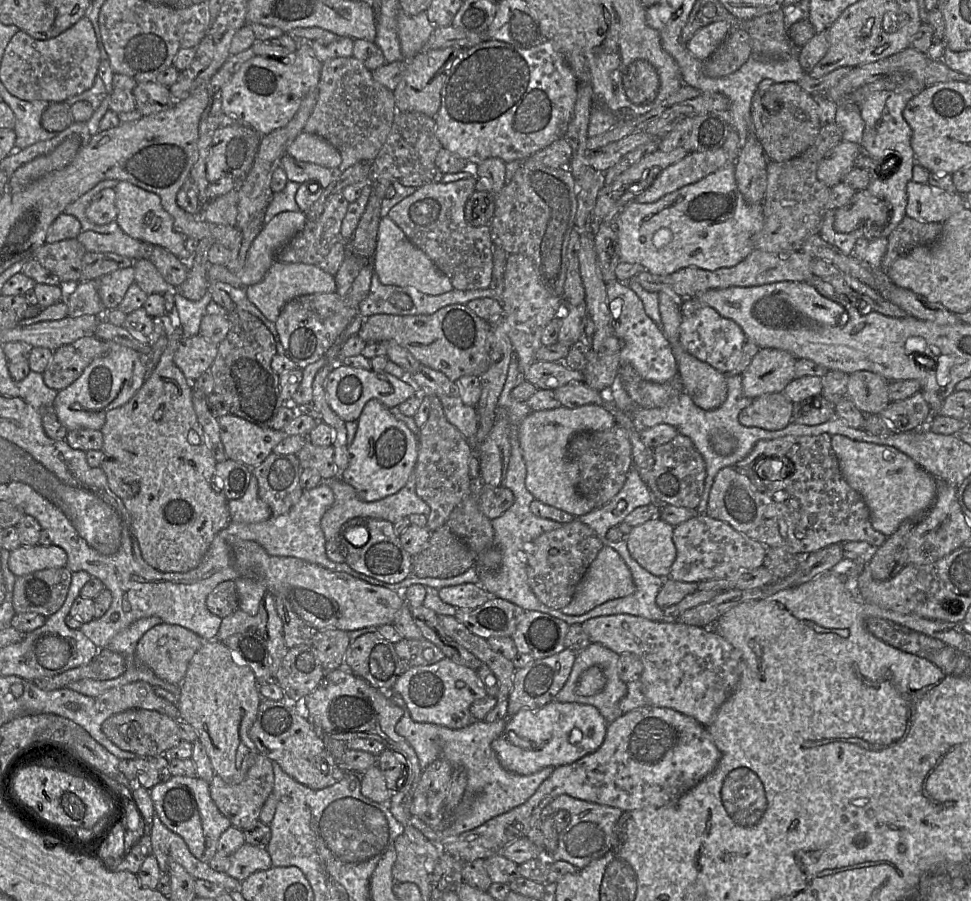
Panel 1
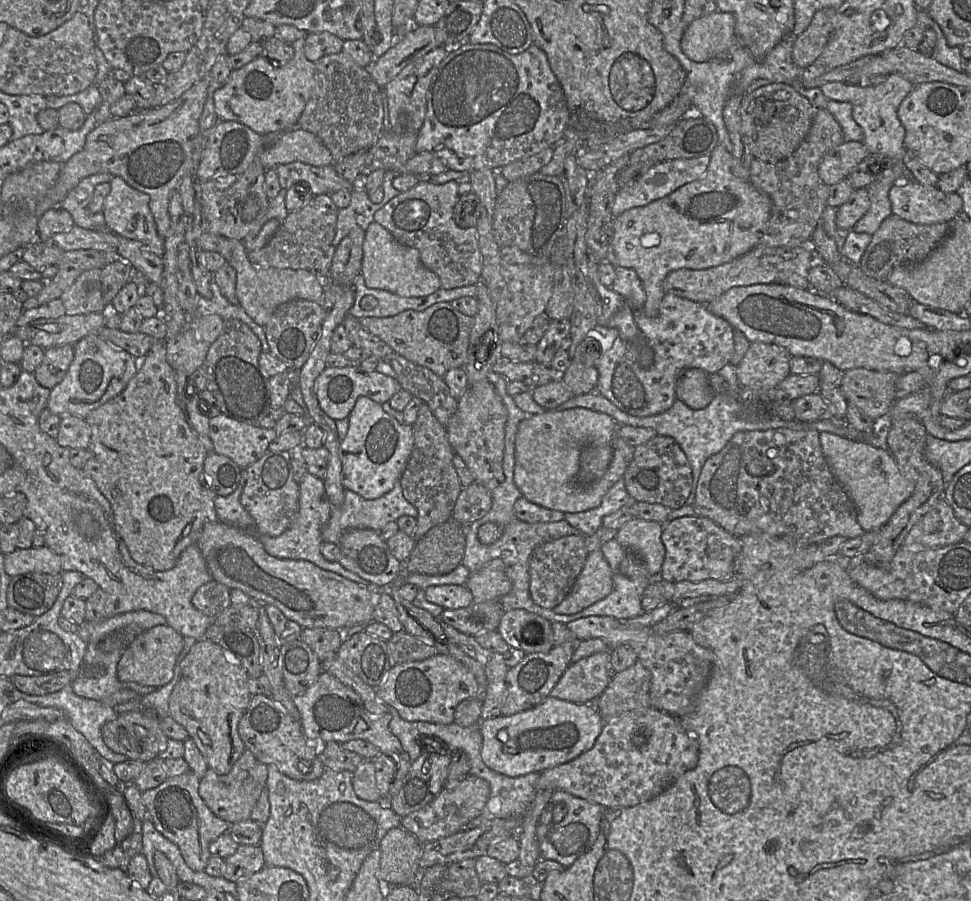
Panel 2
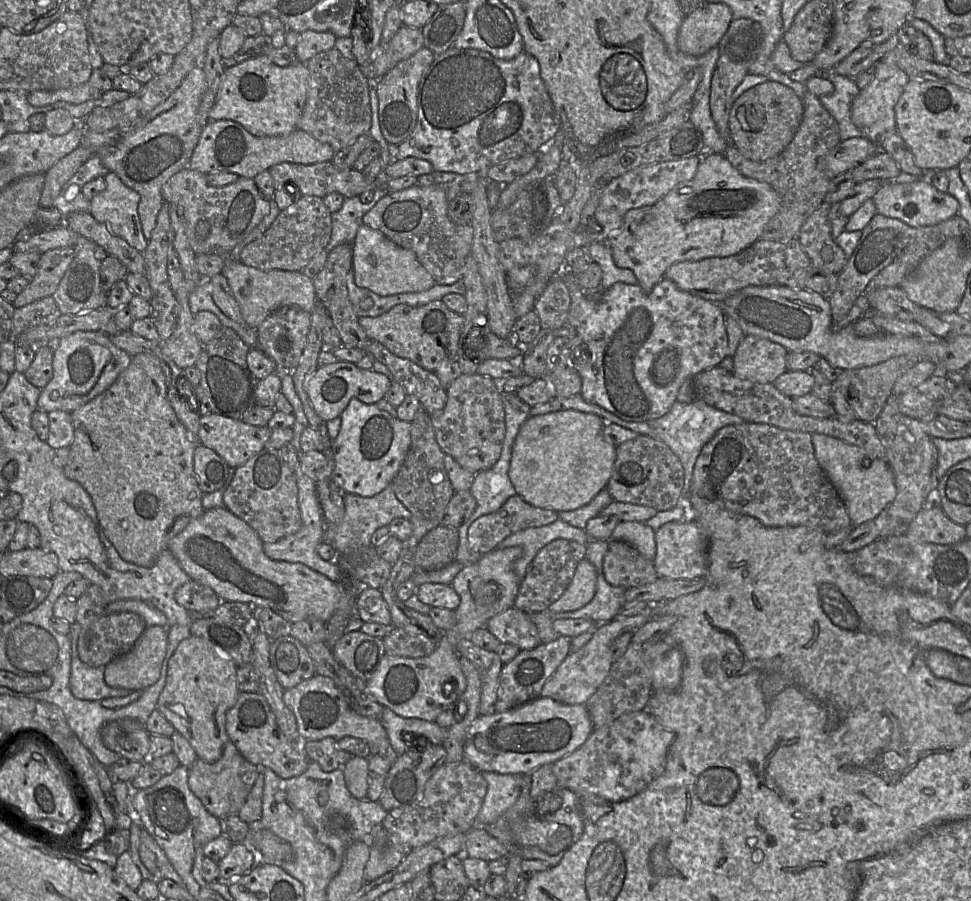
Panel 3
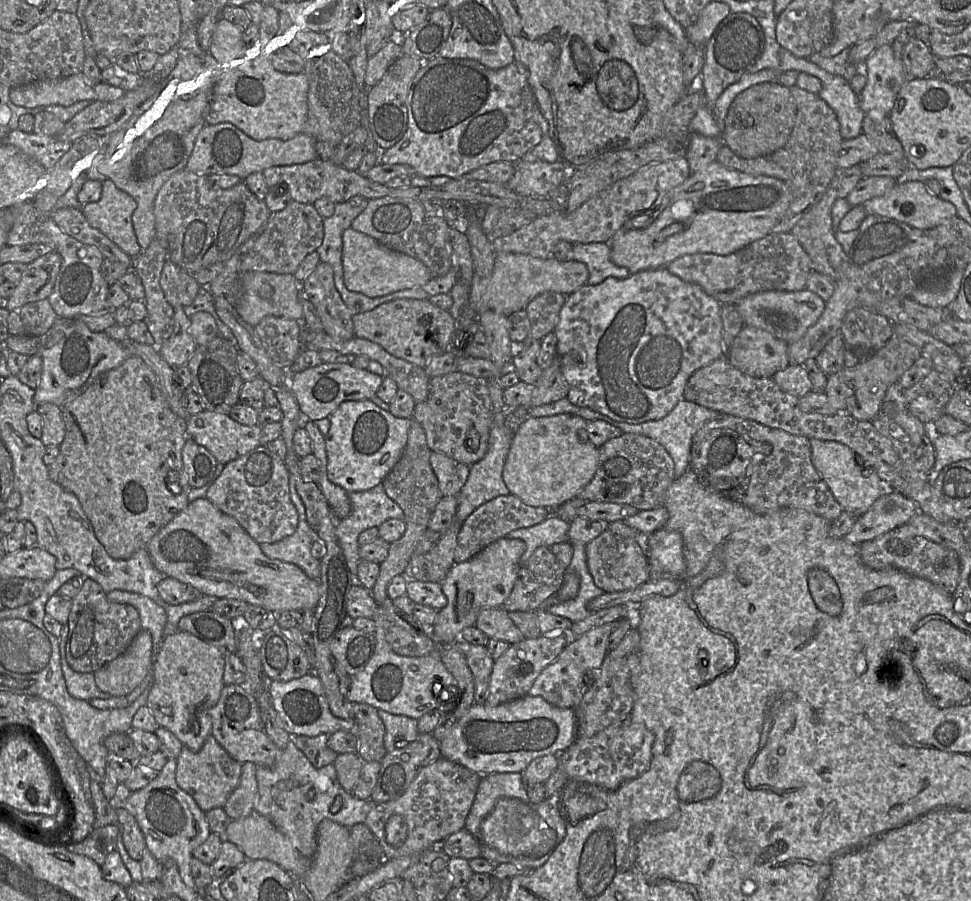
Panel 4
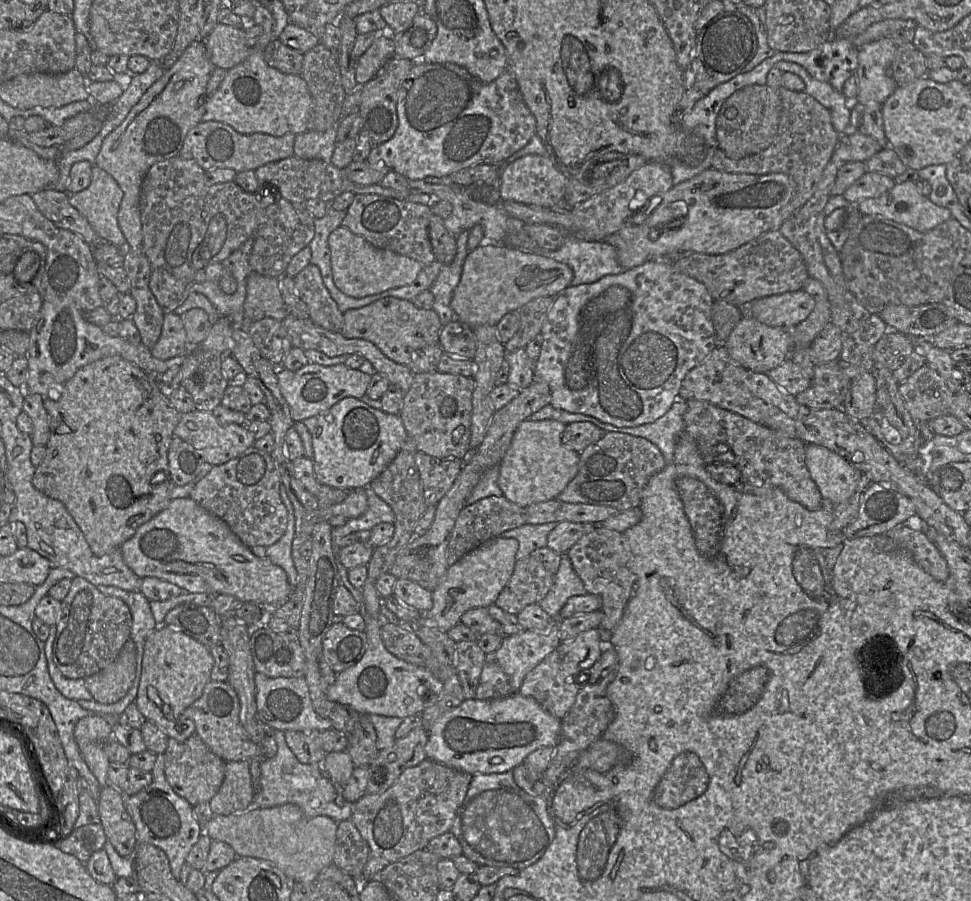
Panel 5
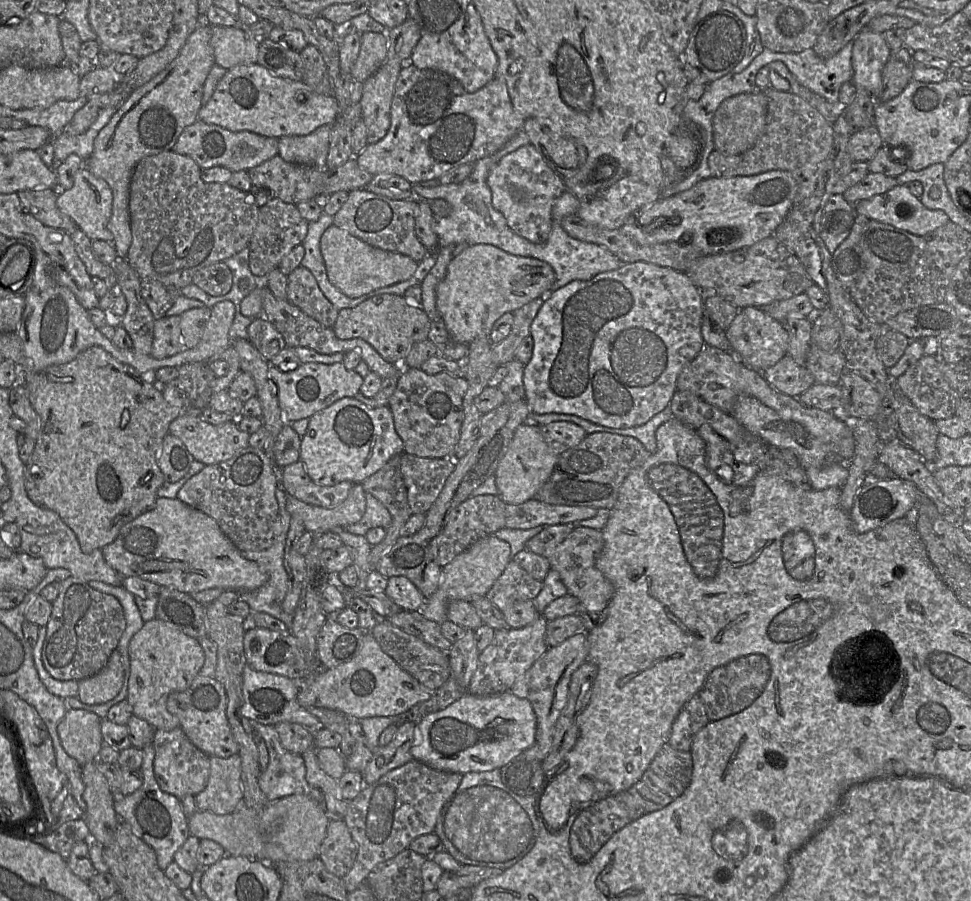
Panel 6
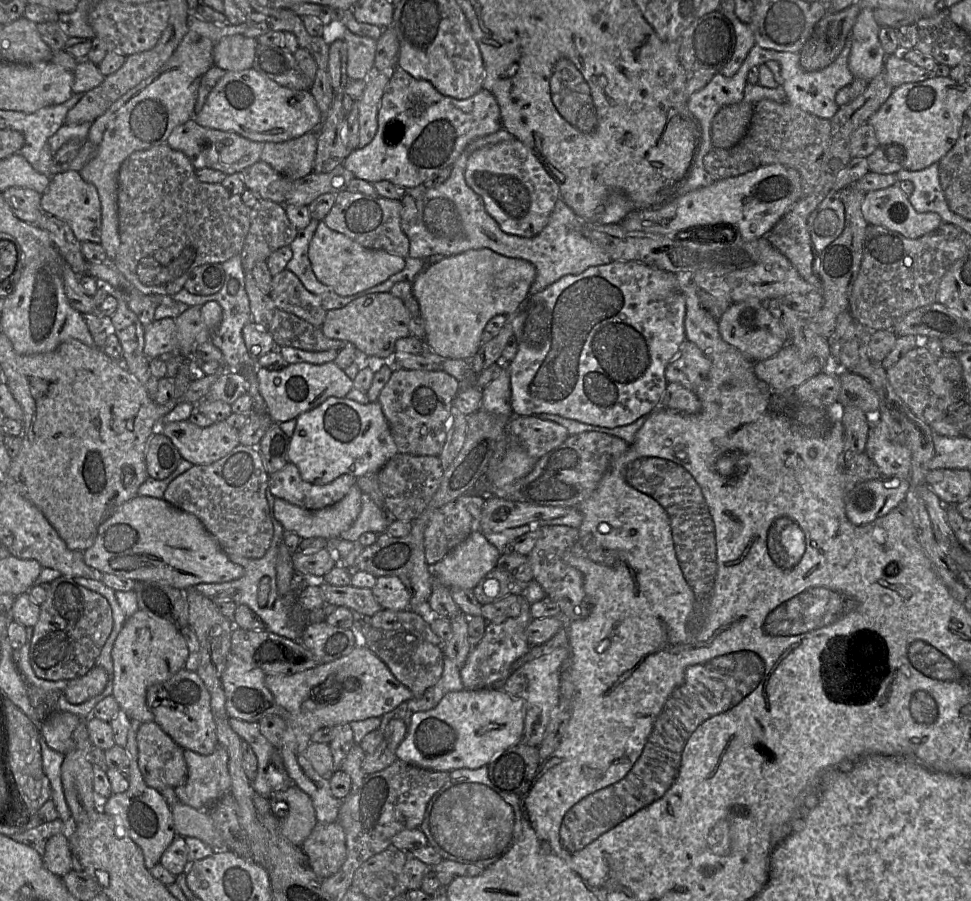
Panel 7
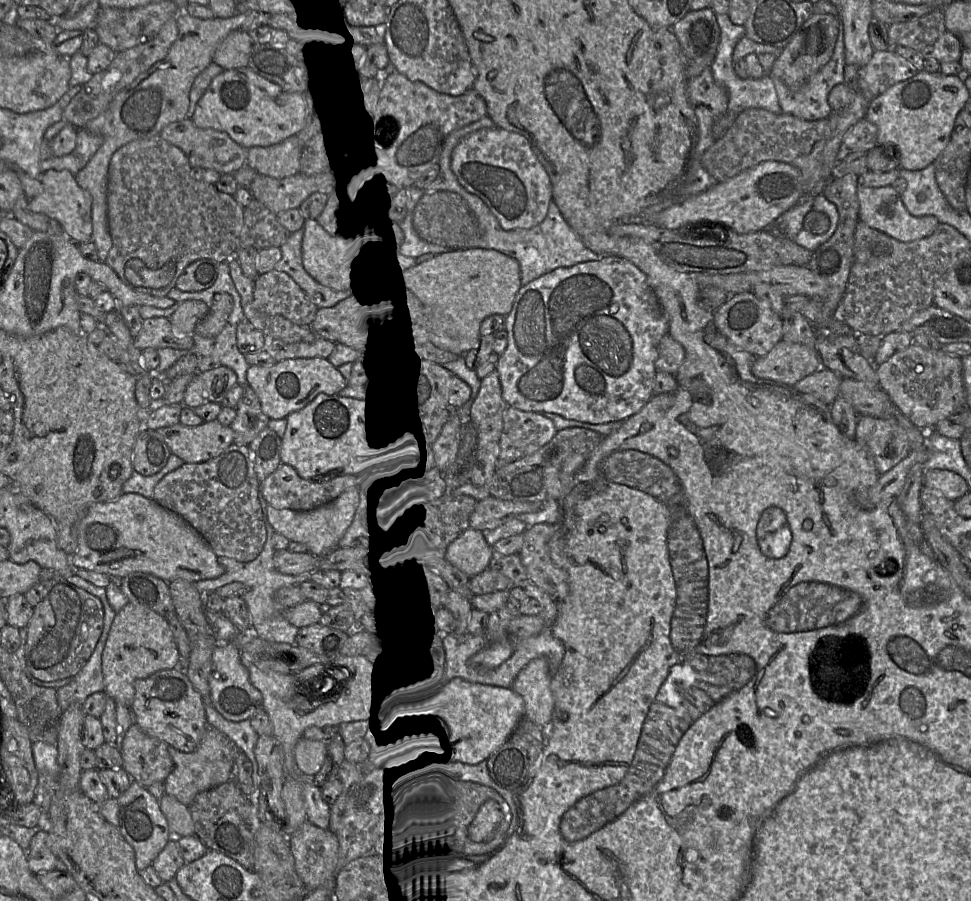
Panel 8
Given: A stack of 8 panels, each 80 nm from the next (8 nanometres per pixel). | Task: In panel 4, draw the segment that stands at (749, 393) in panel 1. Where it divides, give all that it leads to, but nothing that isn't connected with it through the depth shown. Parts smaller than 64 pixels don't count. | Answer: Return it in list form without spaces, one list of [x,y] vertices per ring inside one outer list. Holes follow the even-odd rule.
[[[744,325],[728,348],[727,356],[746,375],[772,378],[790,364],[788,344],[768,331]]]

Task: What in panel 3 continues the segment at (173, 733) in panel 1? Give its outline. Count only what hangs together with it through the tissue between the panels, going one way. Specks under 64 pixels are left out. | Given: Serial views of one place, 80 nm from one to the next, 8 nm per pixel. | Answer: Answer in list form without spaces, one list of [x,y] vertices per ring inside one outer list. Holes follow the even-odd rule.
[[[128,718],[110,721],[101,729],[106,748],[122,758],[142,763],[148,759],[150,736],[145,723]]]

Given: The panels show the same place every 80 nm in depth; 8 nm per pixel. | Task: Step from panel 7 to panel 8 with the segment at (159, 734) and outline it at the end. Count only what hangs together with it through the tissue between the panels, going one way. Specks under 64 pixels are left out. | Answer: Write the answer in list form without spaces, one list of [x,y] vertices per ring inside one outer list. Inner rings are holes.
[[[137,724],[127,730],[119,749],[122,769],[146,788],[153,783],[163,783],[173,770],[169,746],[145,733]]]

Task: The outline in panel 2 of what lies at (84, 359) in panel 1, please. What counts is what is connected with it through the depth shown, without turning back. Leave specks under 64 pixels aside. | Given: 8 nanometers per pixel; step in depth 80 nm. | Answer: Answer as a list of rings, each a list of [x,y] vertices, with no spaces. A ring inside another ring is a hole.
[[[73,345],[47,348],[43,361],[33,374],[41,386],[52,389],[63,380],[73,359]]]

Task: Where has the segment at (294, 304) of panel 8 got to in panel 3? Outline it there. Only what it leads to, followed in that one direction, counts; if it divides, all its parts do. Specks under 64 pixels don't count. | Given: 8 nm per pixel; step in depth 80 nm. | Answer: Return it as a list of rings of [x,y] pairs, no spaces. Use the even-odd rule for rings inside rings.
[[[344,243],[335,247],[326,260],[323,269],[313,278],[313,284],[318,300],[322,308],[330,315],[334,327],[337,329],[343,342],[343,346],[358,348],[363,351],[371,344],[365,330],[359,324],[359,318],[352,310],[347,290],[347,275],[352,271],[353,247],[352,244]]]

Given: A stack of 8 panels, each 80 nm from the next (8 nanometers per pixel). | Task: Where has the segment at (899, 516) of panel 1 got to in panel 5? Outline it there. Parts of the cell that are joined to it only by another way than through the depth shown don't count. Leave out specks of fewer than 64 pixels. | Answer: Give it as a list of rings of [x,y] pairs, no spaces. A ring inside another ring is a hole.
[[[810,443],[806,446],[805,462],[825,503],[838,505],[856,492],[861,472],[837,453]]]

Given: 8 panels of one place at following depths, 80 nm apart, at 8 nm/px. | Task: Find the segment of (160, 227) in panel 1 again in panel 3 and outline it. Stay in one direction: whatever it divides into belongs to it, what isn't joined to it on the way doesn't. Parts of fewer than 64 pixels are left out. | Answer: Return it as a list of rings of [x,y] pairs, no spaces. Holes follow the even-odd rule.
[[[109,171],[104,181],[105,189],[89,201],[90,214],[131,247],[143,252],[149,240],[143,234],[138,215],[140,195],[126,186],[114,172]]]

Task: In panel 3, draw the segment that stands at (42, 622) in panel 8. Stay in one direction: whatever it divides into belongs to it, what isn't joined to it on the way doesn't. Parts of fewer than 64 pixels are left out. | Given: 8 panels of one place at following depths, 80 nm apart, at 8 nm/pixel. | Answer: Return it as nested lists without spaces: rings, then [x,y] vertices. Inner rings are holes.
[[[91,583],[87,590],[76,599],[76,620],[71,624],[69,633],[71,639],[71,654],[77,655],[84,664],[90,667],[105,667],[114,659],[127,653],[147,627],[143,618],[137,613],[127,611],[107,612],[109,603],[100,586],[95,583]]]

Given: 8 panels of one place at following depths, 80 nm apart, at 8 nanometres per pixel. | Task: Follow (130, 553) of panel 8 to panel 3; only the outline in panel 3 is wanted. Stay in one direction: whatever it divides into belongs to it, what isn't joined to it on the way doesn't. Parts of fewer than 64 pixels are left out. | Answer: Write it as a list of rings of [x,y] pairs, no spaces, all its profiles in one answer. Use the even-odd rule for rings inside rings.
[[[225,507],[205,509],[184,530],[175,535],[167,545],[189,577],[213,589],[223,601],[238,601],[253,606],[267,607],[285,620],[295,623],[302,620],[318,620],[325,623],[338,609],[345,594],[344,587],[305,564],[270,559],[263,550],[263,541],[243,519]]]

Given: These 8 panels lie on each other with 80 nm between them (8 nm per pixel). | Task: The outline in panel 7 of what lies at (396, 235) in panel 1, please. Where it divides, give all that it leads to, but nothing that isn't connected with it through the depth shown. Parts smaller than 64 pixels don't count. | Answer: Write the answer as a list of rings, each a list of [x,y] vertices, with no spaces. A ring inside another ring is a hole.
[[[323,221],[315,231],[308,248],[308,257],[317,279],[340,296],[350,296],[385,282],[402,271],[406,259],[385,250],[366,248],[346,235],[330,229]]]

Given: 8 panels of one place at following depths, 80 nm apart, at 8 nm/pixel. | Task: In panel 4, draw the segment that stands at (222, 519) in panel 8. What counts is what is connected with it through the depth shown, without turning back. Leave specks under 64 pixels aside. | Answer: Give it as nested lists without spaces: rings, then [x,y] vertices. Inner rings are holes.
[[[262,445],[226,464],[221,474],[207,487],[205,498],[225,514],[234,517],[259,544],[278,542],[292,535],[298,526],[298,512],[290,497],[289,472],[279,456]]]

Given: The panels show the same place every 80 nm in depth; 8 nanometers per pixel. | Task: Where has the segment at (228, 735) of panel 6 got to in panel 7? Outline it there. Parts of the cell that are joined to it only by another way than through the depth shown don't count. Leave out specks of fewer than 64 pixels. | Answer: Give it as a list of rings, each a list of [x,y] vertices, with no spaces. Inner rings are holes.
[[[184,668],[168,680],[151,685],[147,689],[146,700],[154,716],[153,722],[168,734],[183,750],[208,755],[220,747],[215,716],[211,708],[210,693],[196,672],[188,671],[188,669]]]

